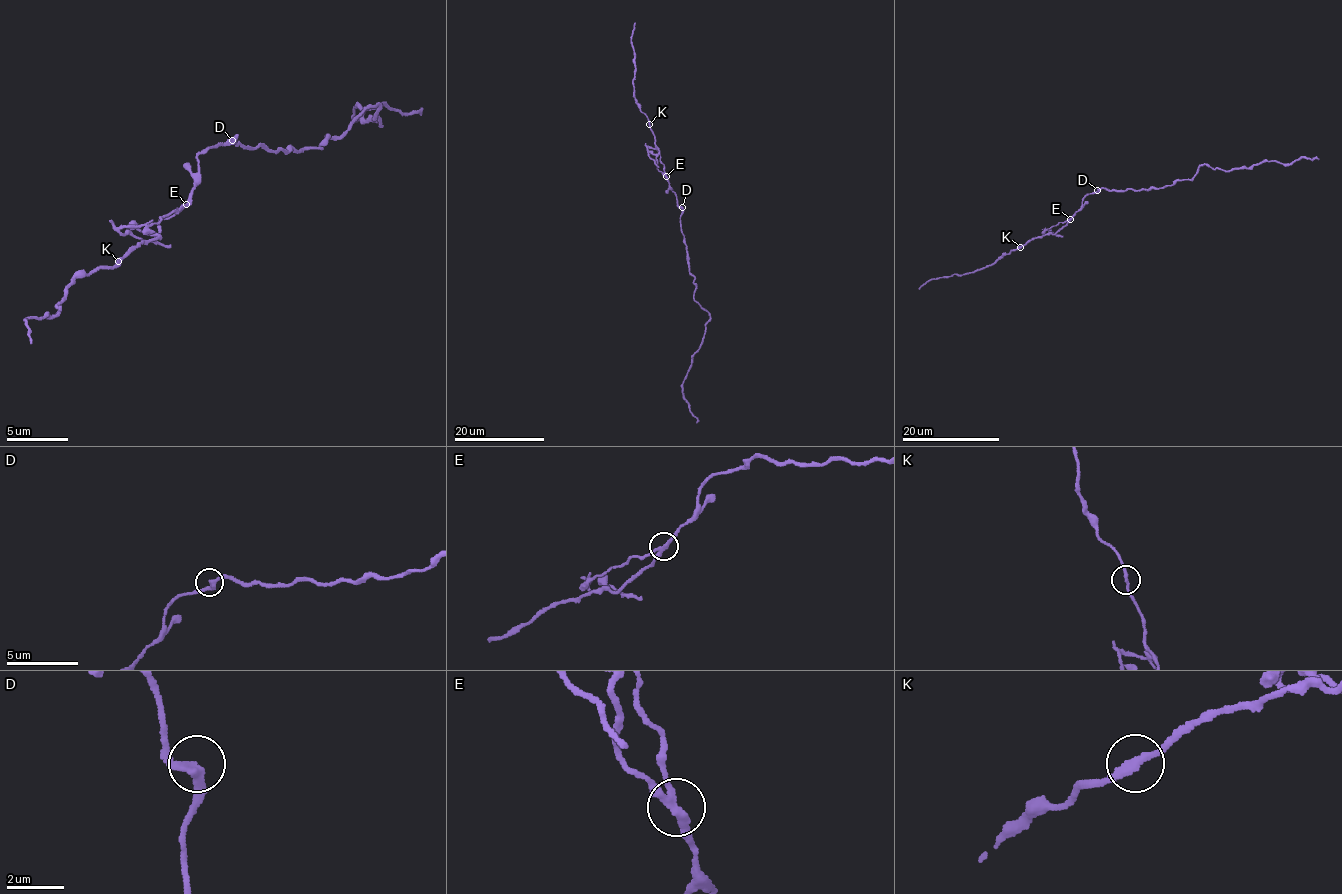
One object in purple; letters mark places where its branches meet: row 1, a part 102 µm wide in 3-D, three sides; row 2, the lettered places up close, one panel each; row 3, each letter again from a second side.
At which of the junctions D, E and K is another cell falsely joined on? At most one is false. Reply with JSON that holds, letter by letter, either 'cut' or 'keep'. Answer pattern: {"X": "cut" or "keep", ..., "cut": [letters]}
{"D": "keep", "E": "cut", "K": "keep", "cut": ["E"]}

